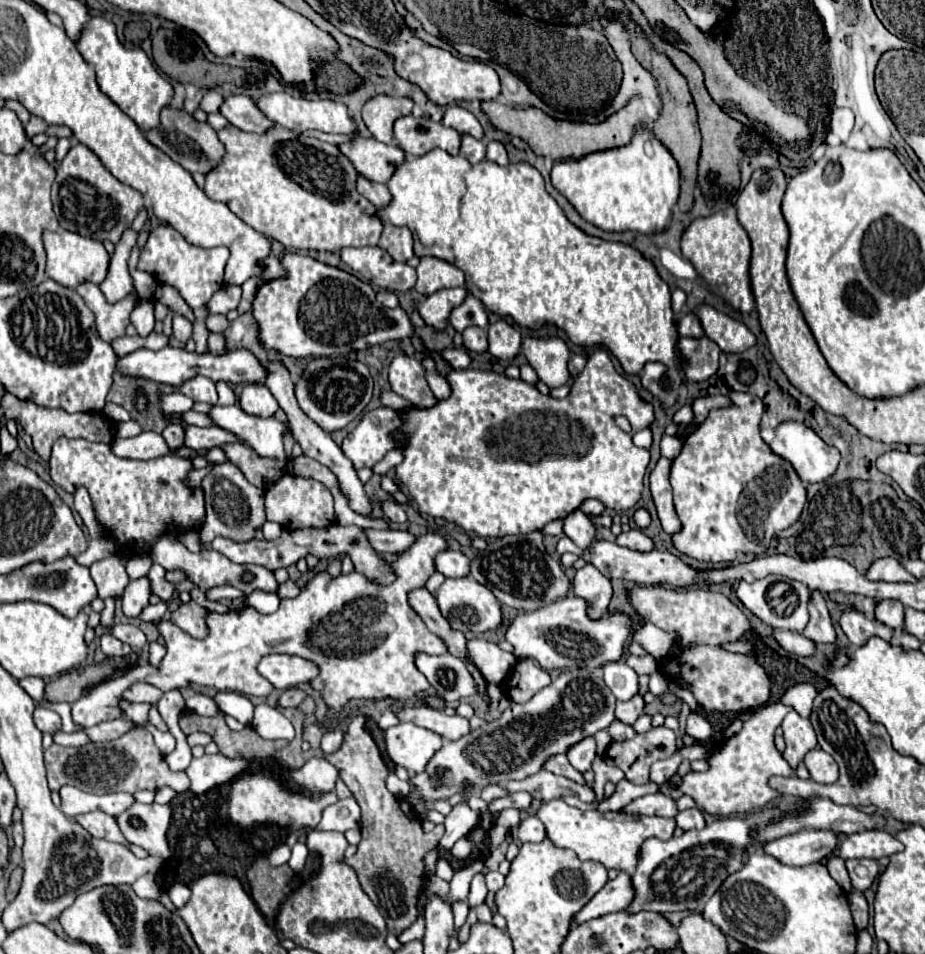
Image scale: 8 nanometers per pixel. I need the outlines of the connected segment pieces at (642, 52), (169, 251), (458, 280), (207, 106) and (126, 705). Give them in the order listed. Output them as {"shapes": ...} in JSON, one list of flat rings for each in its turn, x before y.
{"shapes":[[[637,28,637,40,633,44,633,54,639,60,643,68,647,68,657,80,659,80,659,92,663,98,663,110,659,120,653,124,653,134,657,140,673,154,681,168,681,194,679,194,679,210,681,212,691,212,693,208,693,190,697,184,697,160,699,160,699,150,701,150,701,134,699,134,699,124,697,124,697,114,693,106,691,92,687,88,687,80,673,68,671,60,659,52,653,50,653,46,645,40,643,32]],[[161,224,157,228,151,230,151,236,141,252,141,260,137,264,139,270,149,272,157,282,165,282,173,288,177,288,177,292,181,294,181,298,191,306,191,310,195,312,195,340,197,340,197,352,205,354,207,348,207,340,209,340,209,330,205,326,205,320,209,316,207,312,207,302,211,300,211,296,223,286,223,270,225,264,229,260,229,250,227,248,197,248,193,244,189,244,175,228]],[[431,256,421,258,417,266,417,284,415,284,415,290,419,294,429,296,441,288,463,288,463,286,465,274,457,266]],[[207,90,201,104,199,104,199,108,203,112,219,112,221,104,223,104,223,96,219,92,215,92,215,90]],[[121,700,119,702,121,710,123,710,123,716,131,718,133,722,147,722,147,712,149,712,149,704,131,704,127,700]]]}

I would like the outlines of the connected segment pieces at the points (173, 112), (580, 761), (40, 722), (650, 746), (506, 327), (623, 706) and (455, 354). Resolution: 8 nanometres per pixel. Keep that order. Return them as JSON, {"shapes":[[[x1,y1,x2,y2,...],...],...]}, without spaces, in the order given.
{"shapes":[[[165,106,161,110,161,124,159,124,159,128,147,130,145,138,153,146,157,146,159,150,163,150,171,160,175,160,185,170,189,170,189,172,207,174,223,158,223,154,225,154,225,148,219,142,217,132,207,122,197,122,185,110,177,110,177,108,169,108,169,106]],[[589,736,581,742,577,742,569,752,567,752,567,758,569,762,573,764,573,768,577,768,579,772,589,772,591,766,593,766,593,760,595,760,595,740]],[[37,706,35,708,35,714,33,714,33,720,35,720,35,726,41,730,41,732,57,732,61,730,61,718,57,712,45,708,45,706]],[[665,726,651,728,643,734,635,734,635,738,625,742,613,742,607,752,605,760,625,772,627,780,633,784,647,784,651,764,669,758,675,750,677,734]],[[507,320,489,324,489,352,503,360,513,360,521,348,521,334]],[[637,694,635,698,627,700,627,702,617,702,615,718,617,718,619,722,623,722,623,724,633,726,635,720,641,716,643,706,645,706,645,702,643,702,643,696,639,696,639,694]],[[449,348,449,350,443,350,441,356,443,356,443,358,449,362,449,366,455,368,455,370,459,370,459,368,467,368,467,366,471,364,471,356,469,356,469,352,465,352,465,350]]]}

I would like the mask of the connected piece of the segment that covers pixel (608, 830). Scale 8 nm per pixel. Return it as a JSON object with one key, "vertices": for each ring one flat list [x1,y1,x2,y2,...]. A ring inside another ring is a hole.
{"vertices":[[549,800,543,802,535,814,539,820,543,820,547,838,559,846,559,848,571,848,577,852,579,860,595,860,605,864,607,870,623,870,633,872,637,864,637,852,643,840,655,836,669,840,675,830,673,818,661,818,661,816,633,816,629,812,581,812,579,808,573,808,565,804,563,800]]}

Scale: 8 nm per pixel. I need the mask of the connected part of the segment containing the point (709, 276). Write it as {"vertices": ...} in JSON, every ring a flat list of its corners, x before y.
{"vertices":[[735,208,721,210,707,218,697,218,683,234,681,240,683,256,693,264,697,274,713,286,713,290,721,292,721,296,741,312,751,312,755,308,755,298,749,282,749,258,751,258,751,242,747,232,741,228]]}

